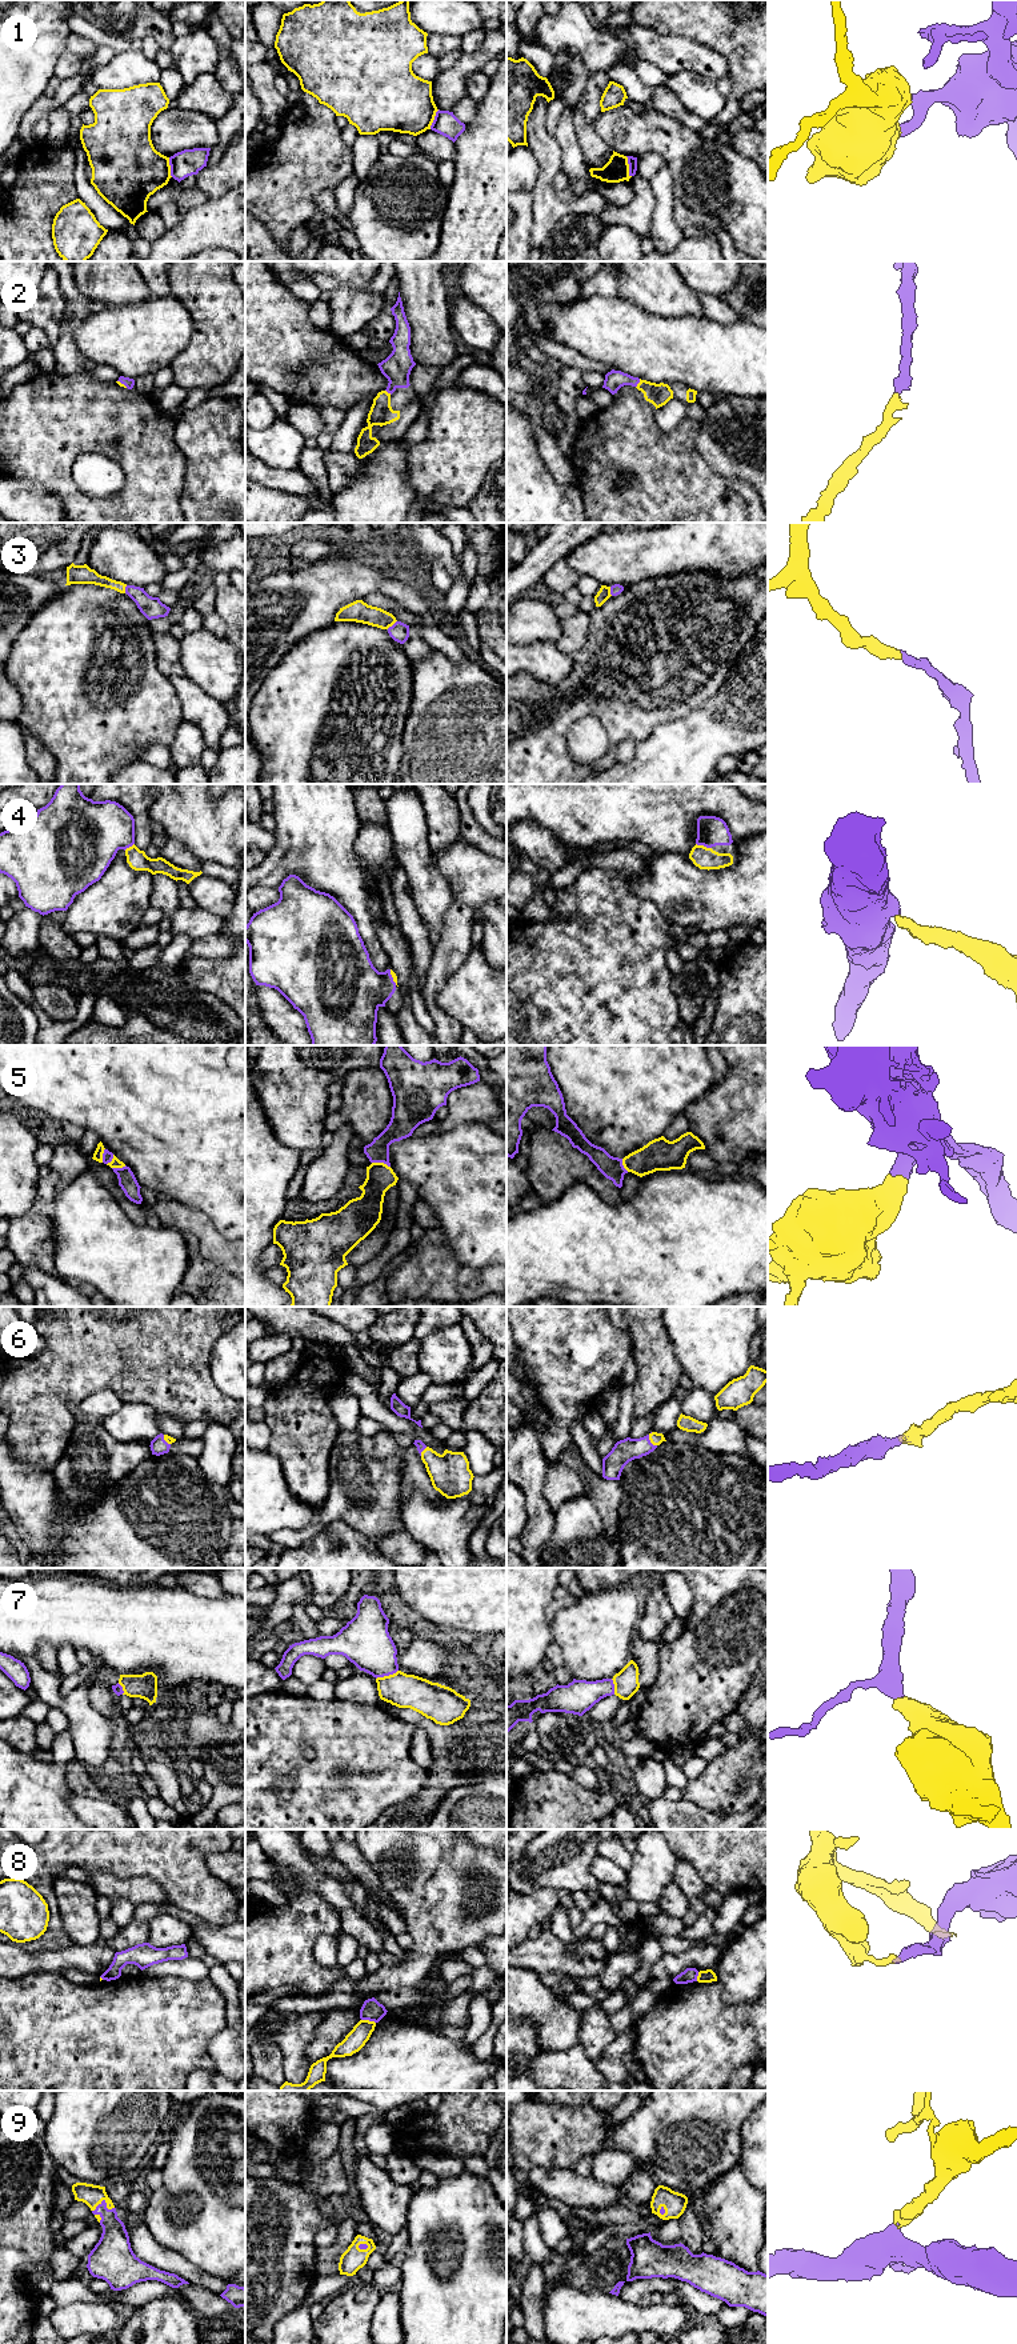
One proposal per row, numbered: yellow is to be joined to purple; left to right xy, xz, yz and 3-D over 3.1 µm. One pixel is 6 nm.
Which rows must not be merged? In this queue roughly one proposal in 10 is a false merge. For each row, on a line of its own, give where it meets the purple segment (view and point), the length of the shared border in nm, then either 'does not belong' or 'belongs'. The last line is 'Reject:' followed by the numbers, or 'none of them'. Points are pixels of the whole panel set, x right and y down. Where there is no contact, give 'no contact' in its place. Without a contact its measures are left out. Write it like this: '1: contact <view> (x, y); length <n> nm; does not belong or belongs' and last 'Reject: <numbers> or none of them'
1: contact yz (629, 167); length 130 nm; does not belong
2: contact yz (639, 382); length 60 nm; belongs
3: contact xz (392, 626); length 80 nm; belongs
4: contact yz (704, 846); length 100 nm; belongs
5: contact xz (381, 1162); length 120 nm; belongs
6: contact yz (649, 1440); length 90 nm; belongs
7: contact xz (387, 1675); length 150 nm; belongs
8: contact xz (368, 2019); length 90 nm; does not belong
9: contact xy (104, 2202); length 140 nm; belongs
Reject: 1, 8

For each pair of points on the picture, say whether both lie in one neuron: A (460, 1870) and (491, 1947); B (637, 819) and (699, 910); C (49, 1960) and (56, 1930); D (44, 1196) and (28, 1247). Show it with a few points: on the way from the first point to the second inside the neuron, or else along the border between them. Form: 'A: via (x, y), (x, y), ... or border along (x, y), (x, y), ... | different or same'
A: border along (492, 1935), (485, 1939), (480, 1948) | different
B: border along (656, 852), (688, 855) | different
C: border along (72, 1944), (40, 1951), (21, 1948) | different
D: via (43, 1208), (31, 1235) | same

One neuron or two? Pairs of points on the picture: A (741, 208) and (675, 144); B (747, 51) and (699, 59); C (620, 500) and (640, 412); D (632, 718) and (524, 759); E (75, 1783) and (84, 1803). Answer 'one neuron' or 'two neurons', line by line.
A: one neuron
B: two neurons
C: one neuron
D: one neuron
E: two neurons

